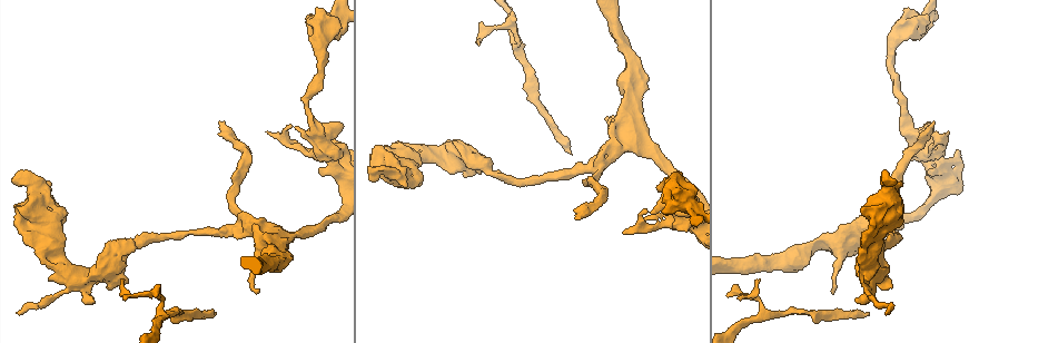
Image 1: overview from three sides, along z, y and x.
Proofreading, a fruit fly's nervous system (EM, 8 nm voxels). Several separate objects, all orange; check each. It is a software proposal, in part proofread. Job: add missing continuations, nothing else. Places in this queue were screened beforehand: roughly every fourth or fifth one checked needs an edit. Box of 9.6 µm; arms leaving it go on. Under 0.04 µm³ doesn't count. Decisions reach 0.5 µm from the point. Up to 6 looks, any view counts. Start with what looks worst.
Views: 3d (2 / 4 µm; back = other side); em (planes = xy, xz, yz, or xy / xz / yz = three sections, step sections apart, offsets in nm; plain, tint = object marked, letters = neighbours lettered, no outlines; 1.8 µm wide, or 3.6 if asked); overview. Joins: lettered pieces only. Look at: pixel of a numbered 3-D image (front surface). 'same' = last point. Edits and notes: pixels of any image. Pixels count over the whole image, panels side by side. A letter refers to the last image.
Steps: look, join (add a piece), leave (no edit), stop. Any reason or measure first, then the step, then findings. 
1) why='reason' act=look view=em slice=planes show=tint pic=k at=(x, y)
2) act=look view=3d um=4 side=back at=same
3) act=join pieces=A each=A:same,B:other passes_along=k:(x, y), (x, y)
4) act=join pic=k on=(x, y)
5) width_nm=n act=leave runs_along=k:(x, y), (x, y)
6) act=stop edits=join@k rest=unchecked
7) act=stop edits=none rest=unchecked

why='end of a long branch' act=look view=em um=3.6 slice=planes show=tint pic=1 at=(213, 313)

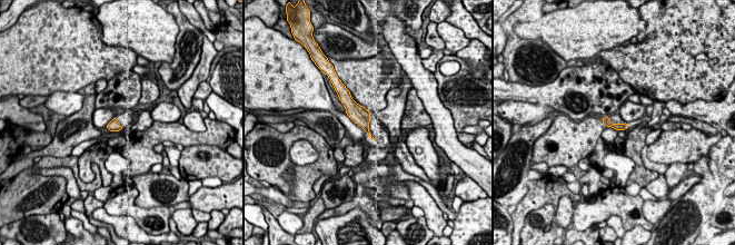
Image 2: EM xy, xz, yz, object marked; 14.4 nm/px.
act=look view=em um=3.6 slice=planes show=letters at=same

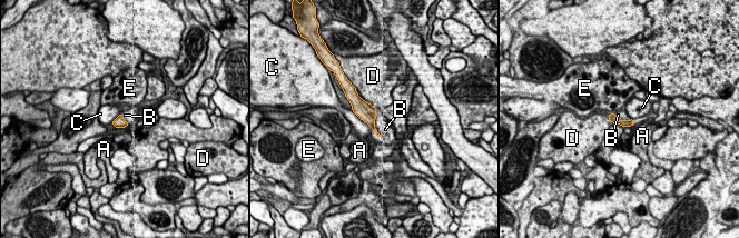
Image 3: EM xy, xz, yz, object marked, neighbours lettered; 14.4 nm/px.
act=join pieces=B each=A:other,B:same,C:other,D:other,E:other found='it goes on there'

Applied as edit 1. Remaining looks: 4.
why='see it whole again' act=look view=overview

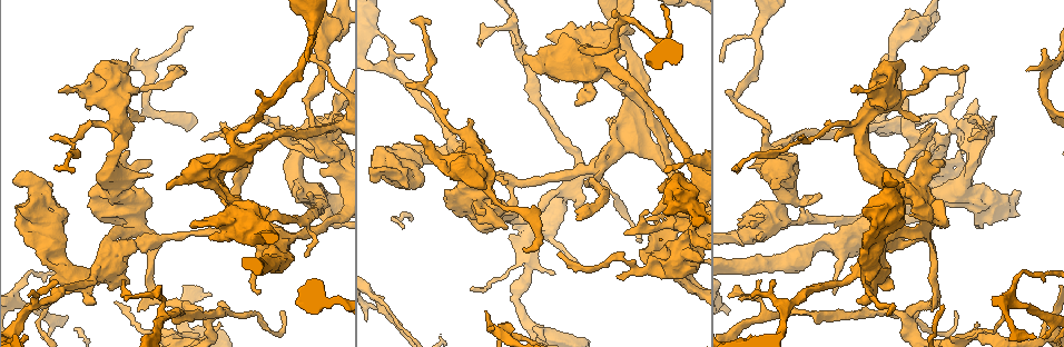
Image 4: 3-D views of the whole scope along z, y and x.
act=look view=3d um=4 pic=4 at=(935, 124)

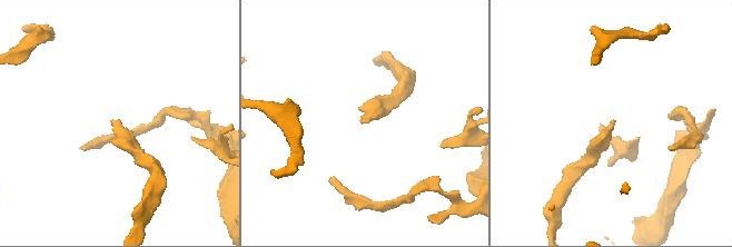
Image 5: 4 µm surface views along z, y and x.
why='now the EM' act=look view=em slice=xz step=8 show=letters pic=5 at=(612, 121)

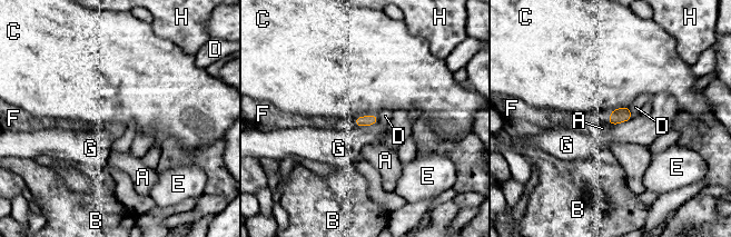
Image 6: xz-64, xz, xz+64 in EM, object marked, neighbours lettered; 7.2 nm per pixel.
act=look view=em slice=planes show=letters at=same

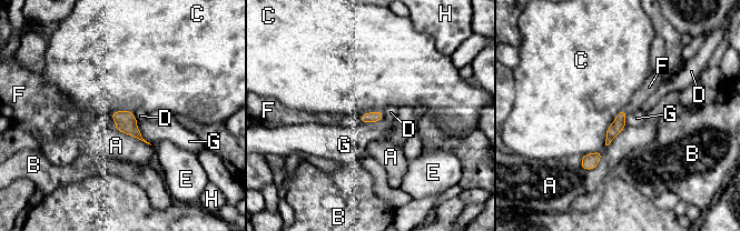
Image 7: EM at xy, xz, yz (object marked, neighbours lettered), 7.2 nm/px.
act=join pieces=F each=A:other,B:other,C:other,D:other,E:other,F:same,G:other,H:other found='it goes on there'

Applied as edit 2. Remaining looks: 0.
act=stop edits=join@3,join@7 rest=unchecked

